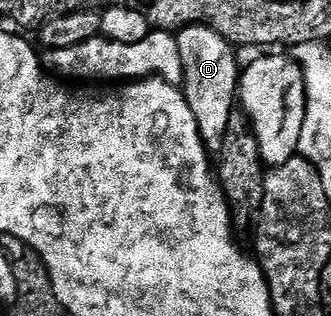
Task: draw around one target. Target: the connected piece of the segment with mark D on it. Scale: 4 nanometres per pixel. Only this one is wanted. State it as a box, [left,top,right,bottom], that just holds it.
[176,26,242,155]

